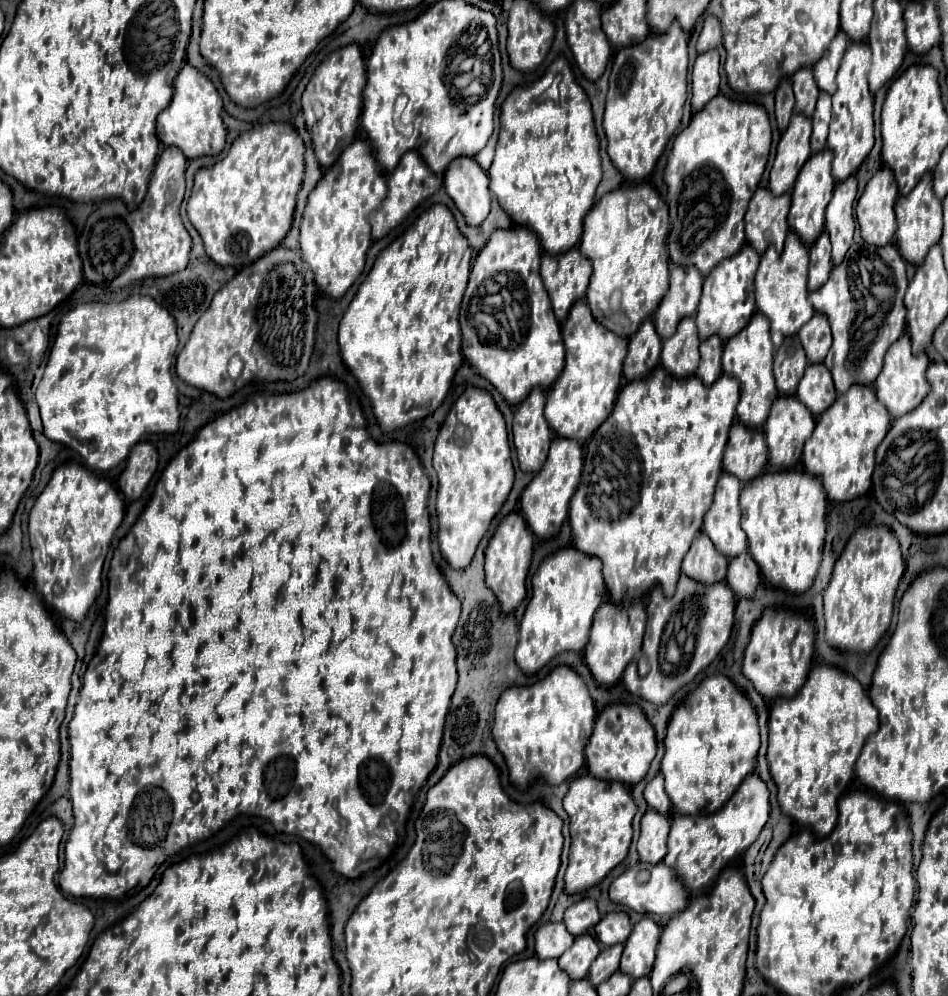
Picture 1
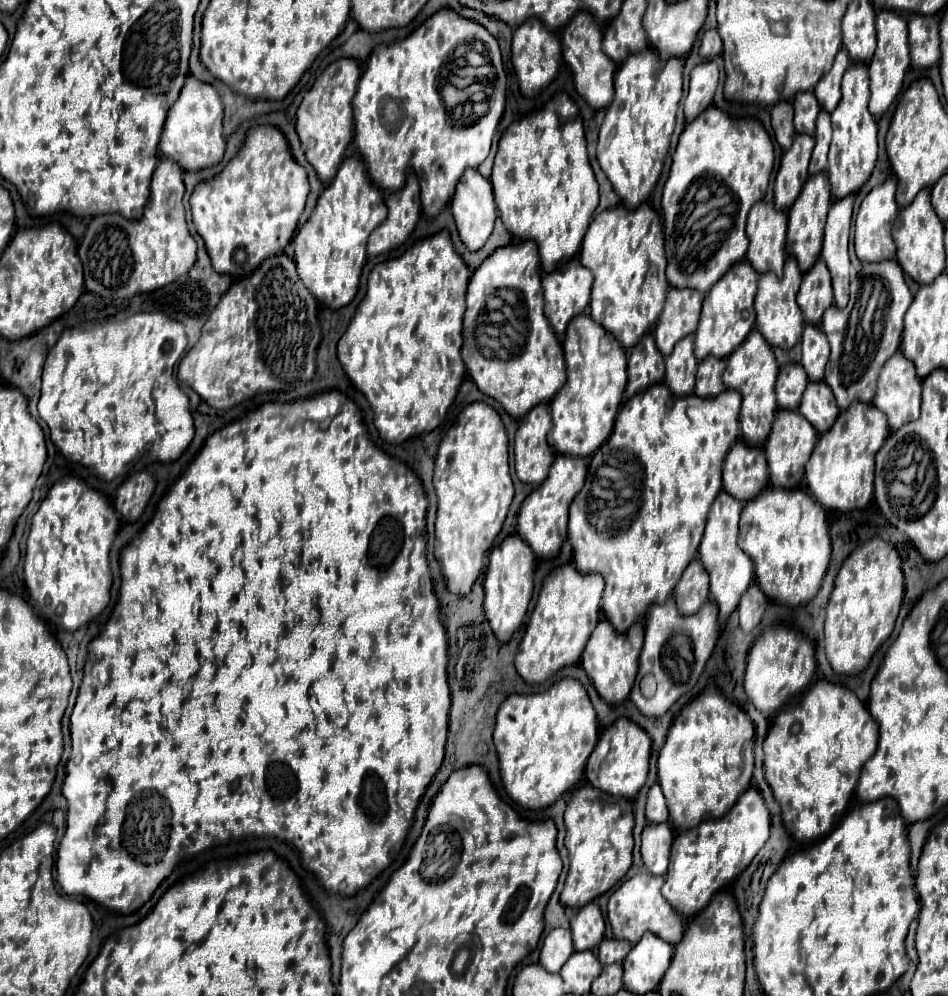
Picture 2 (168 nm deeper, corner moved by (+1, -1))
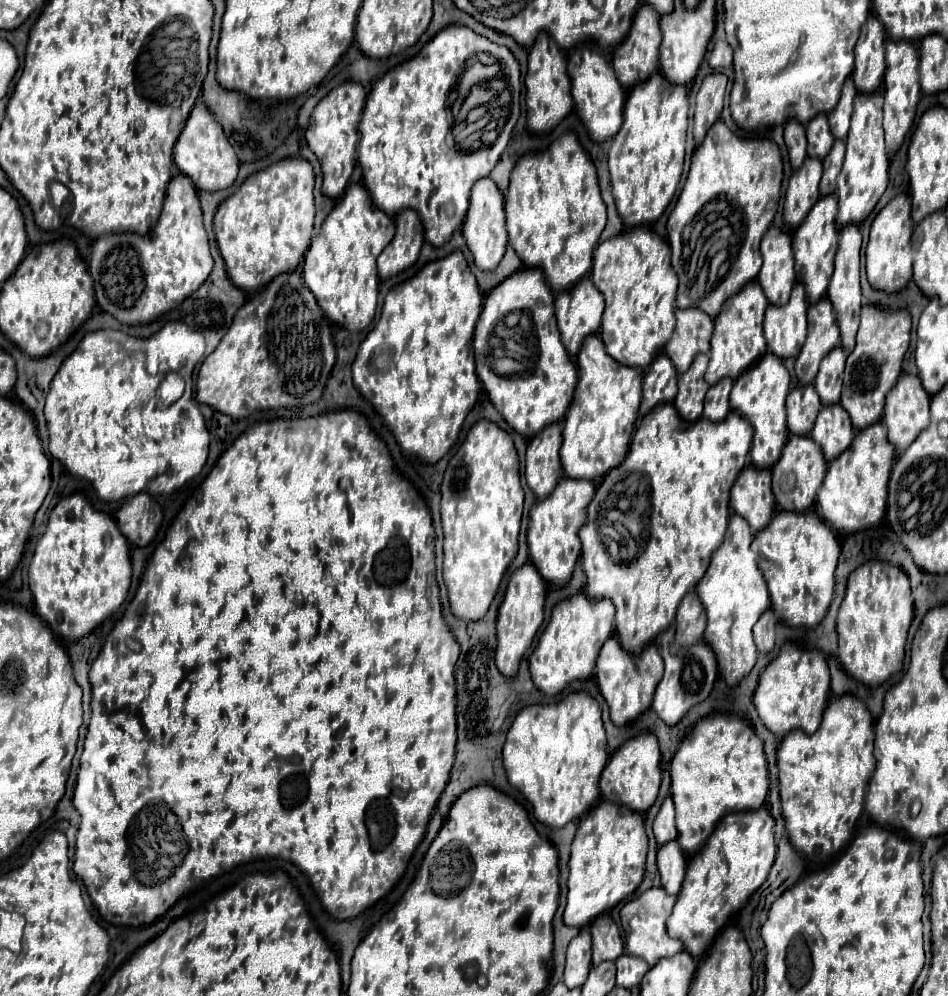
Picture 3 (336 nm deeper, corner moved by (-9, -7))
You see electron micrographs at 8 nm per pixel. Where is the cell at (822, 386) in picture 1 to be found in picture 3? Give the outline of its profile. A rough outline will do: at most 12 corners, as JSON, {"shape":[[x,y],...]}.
{"shape":[[839,403],[819,411],[811,437],[827,461],[853,439],[853,425]]}

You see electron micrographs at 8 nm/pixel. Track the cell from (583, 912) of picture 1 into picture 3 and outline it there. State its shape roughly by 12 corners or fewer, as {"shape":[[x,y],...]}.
{"shape":[[603,913],[589,925],[593,963],[623,955],[619,927]]}

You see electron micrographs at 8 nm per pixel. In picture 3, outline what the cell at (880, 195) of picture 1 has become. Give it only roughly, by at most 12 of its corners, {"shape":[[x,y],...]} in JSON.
{"shape":[[911,199],[879,211],[865,259],[871,287],[893,293],[911,279]]}

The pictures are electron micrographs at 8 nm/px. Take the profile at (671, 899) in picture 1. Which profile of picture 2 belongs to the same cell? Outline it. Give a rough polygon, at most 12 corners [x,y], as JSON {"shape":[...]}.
{"shape":[[641,873],[609,897],[617,939],[647,931],[671,945],[683,919],[661,895],[665,877]]}

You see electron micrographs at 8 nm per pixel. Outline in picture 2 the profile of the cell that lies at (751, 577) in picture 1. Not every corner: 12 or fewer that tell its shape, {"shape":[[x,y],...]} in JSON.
{"shape":[[753,581],[739,603],[739,627],[759,625],[769,599]]}

